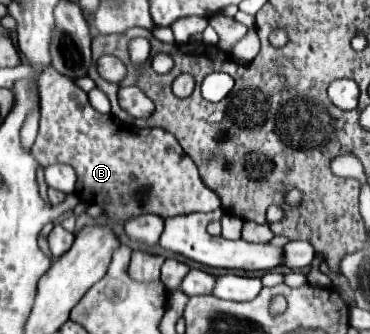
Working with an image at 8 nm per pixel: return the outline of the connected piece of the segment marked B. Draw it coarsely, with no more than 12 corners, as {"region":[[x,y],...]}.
{"region":[[52,66],[38,164],[126,222],[212,212],[220,198],[162,128],[96,112]]}

